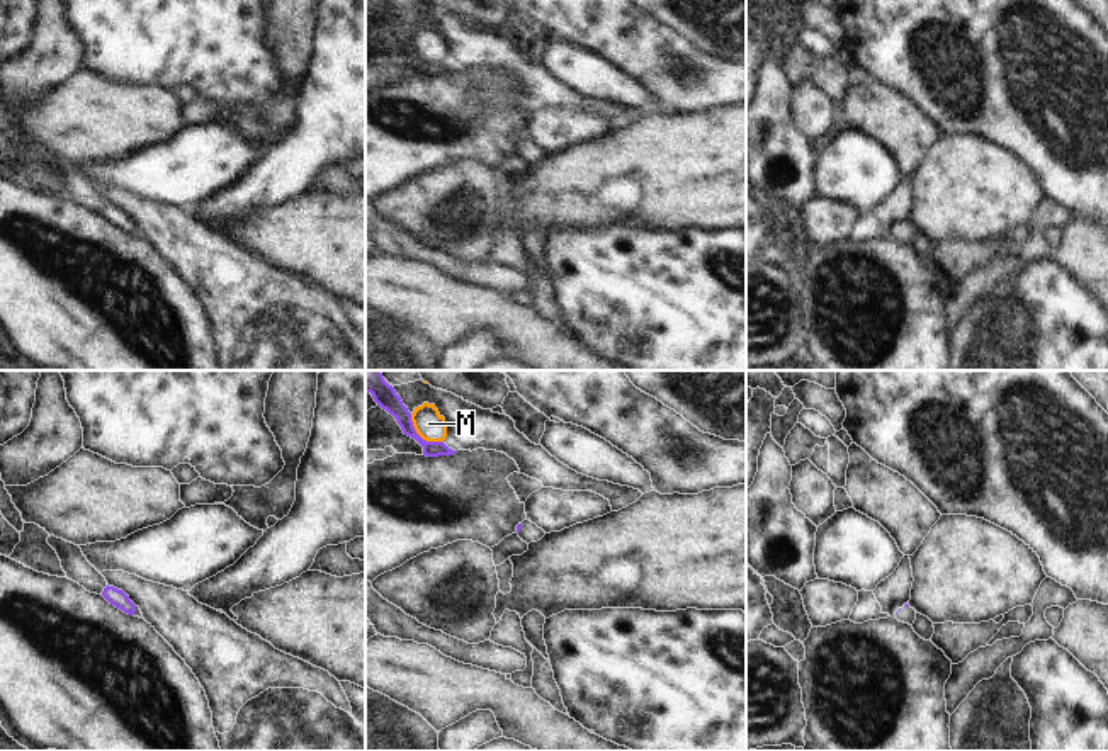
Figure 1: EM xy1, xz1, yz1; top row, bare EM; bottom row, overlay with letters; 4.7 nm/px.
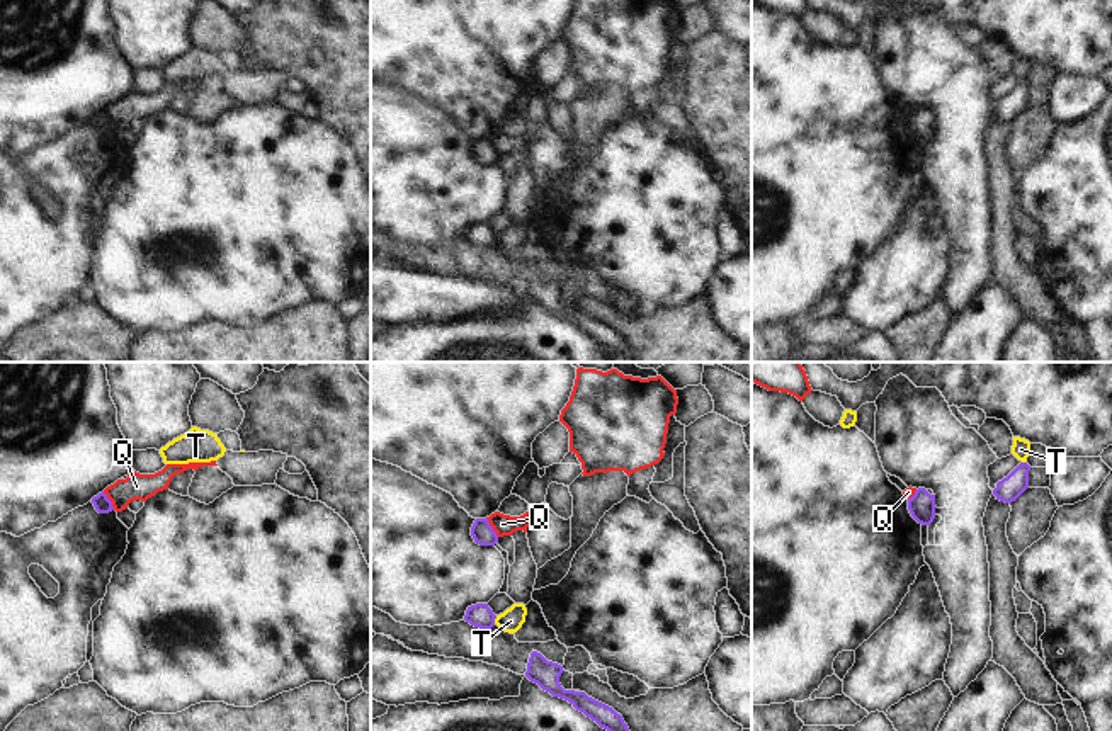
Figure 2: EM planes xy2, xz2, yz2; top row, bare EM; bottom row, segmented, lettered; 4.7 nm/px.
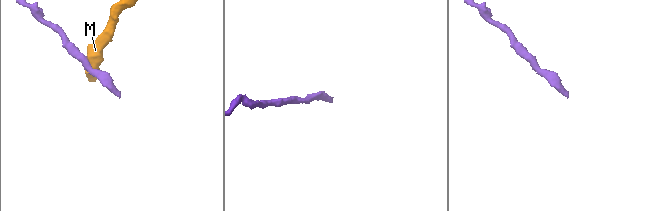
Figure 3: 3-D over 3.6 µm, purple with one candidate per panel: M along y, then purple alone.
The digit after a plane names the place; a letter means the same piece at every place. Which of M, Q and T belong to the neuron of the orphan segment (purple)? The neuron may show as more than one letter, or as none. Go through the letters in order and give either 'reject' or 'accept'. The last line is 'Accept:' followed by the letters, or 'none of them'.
M: reject
Q: reject
T: reject
Accept: none of them

